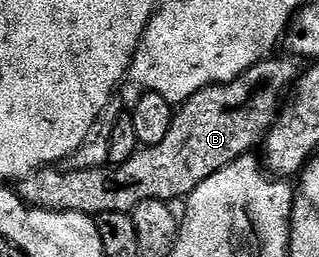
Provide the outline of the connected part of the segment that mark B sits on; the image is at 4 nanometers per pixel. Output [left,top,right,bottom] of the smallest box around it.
[16,54,300,218]

